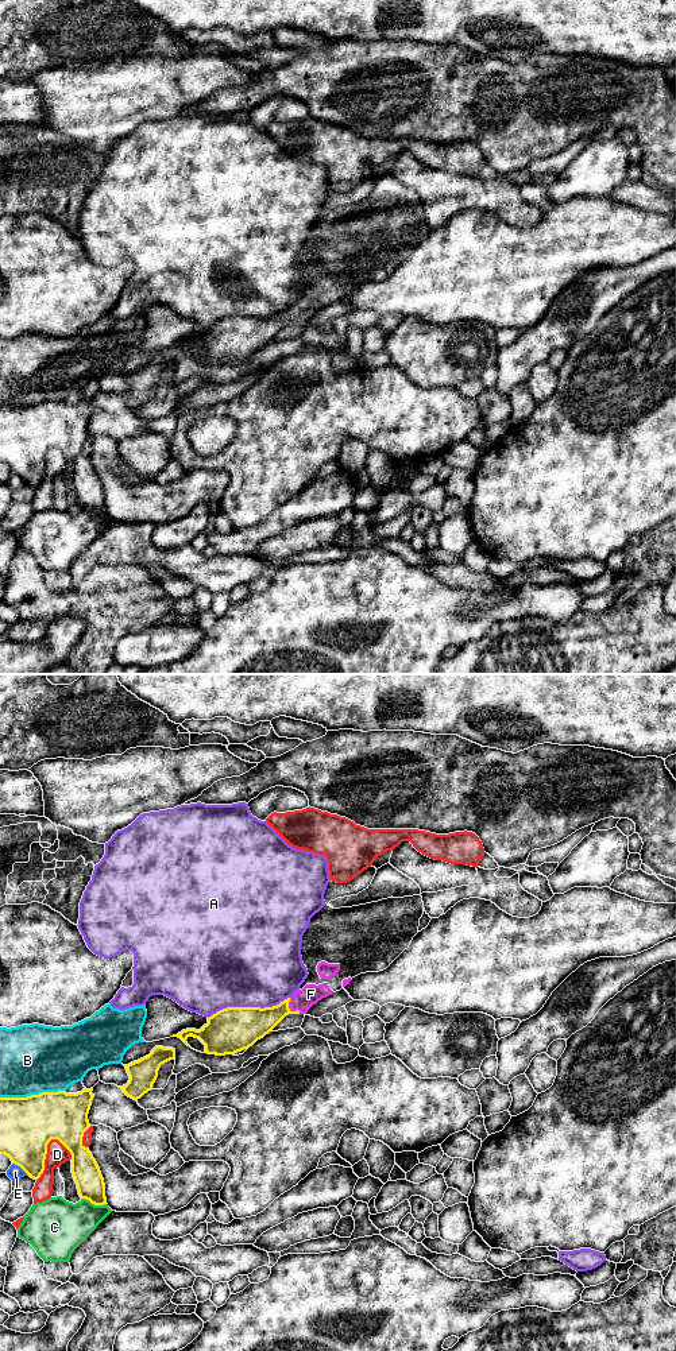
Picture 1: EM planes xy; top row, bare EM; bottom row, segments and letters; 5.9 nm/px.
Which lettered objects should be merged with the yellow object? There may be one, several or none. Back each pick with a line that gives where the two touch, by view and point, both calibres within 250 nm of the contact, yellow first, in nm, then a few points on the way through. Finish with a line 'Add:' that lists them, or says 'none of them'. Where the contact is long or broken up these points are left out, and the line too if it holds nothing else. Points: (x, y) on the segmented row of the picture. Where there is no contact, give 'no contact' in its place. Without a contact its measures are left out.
F: xy (289, 1009) | 200/120 nm | across xy (250, 1024), (289, 1009), (311, 994)
Add: F

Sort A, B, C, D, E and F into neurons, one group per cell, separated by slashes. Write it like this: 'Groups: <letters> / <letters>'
Groups: A / B / C / D / E / F

